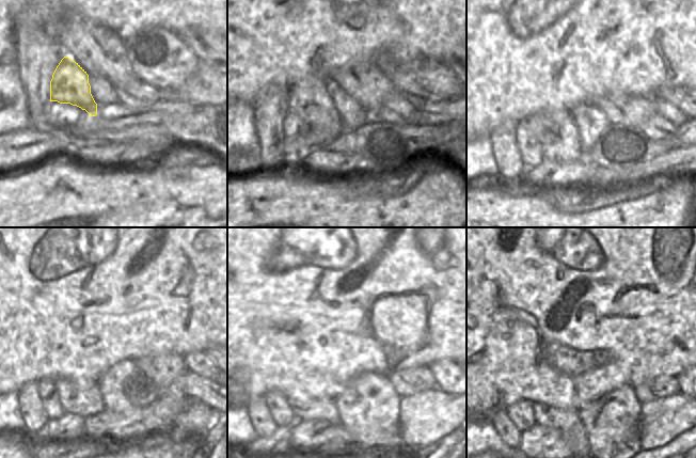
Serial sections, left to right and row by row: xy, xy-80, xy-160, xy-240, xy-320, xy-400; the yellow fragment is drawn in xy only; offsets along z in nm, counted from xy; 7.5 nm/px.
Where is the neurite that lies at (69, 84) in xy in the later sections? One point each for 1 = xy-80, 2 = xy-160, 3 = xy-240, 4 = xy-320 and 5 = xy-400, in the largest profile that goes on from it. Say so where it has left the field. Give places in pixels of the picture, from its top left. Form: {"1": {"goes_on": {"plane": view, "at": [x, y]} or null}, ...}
{"1": {"goes_on": {"plane": "xy-80", "at": [310, 99]}}, "2": {"goes_on": {"plane": "xy-160", "at": [556, 130]}}, "3": {"goes_on": {"plane": "xy-240", "at": [85, 400]}}, "4": {"goes_on": {"plane": "xy-320", "at": [305, 409]}}, "5": {"goes_on": {"plane": "xy-400", "at": [567, 421]}}}

